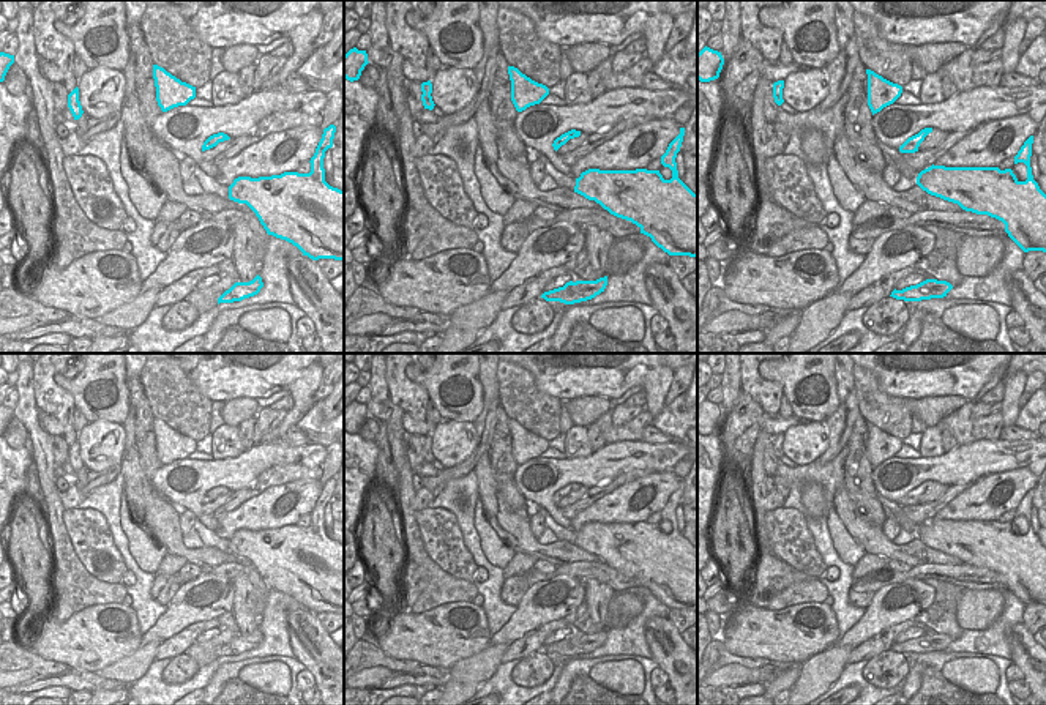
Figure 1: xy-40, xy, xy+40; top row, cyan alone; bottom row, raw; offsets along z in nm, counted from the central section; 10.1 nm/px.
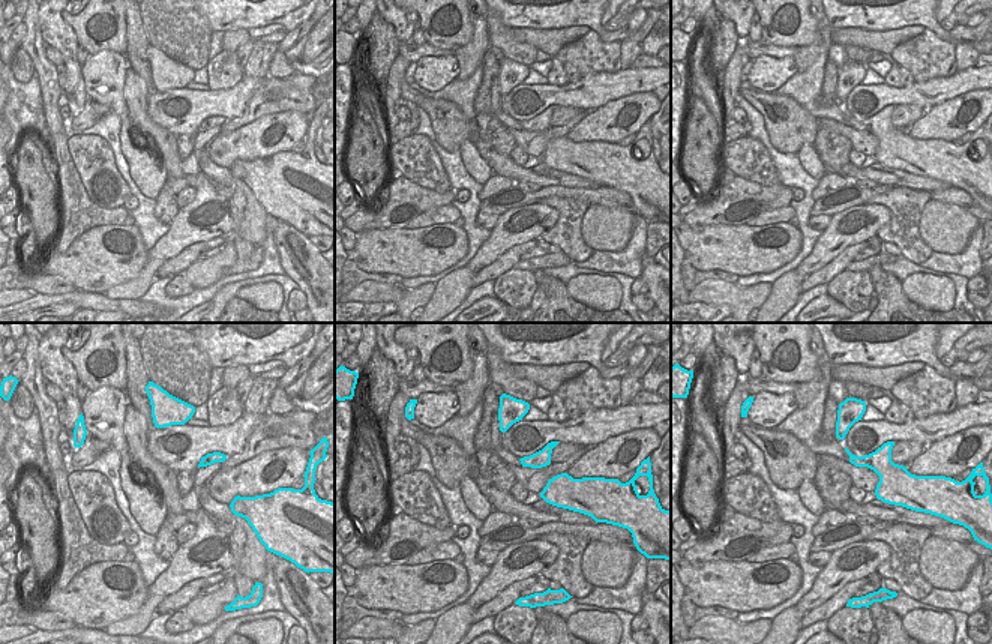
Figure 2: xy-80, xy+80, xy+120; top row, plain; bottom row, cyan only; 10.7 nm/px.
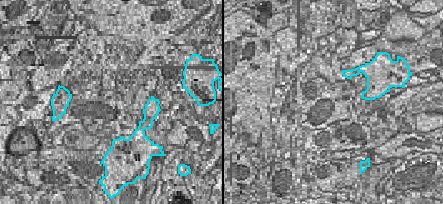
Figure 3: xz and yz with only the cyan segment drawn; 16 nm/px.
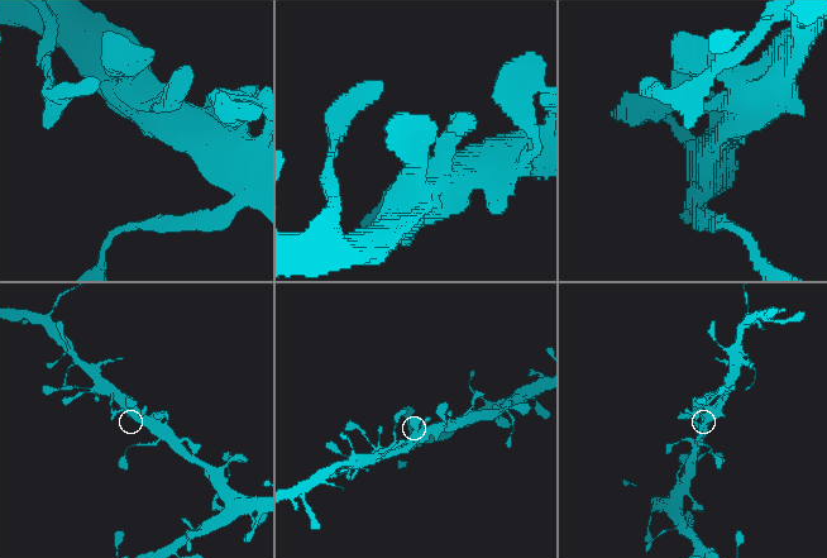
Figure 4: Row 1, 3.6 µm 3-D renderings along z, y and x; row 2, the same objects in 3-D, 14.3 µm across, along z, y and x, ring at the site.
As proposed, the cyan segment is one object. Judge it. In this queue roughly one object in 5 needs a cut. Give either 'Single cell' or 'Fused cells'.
Single cell

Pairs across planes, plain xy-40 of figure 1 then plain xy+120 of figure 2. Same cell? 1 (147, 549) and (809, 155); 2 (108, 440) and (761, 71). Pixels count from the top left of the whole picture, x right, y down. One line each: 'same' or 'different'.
1: same
2: same

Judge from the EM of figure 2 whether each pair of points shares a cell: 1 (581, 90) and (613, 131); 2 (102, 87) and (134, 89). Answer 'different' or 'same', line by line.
1: different
2: different

